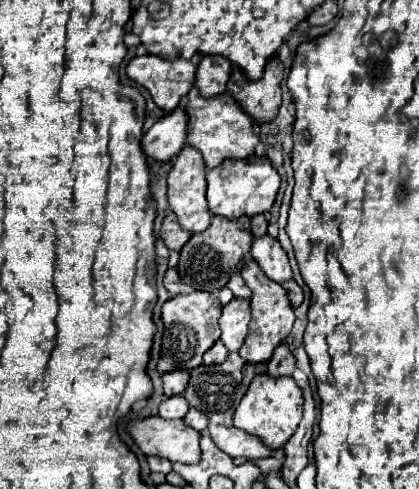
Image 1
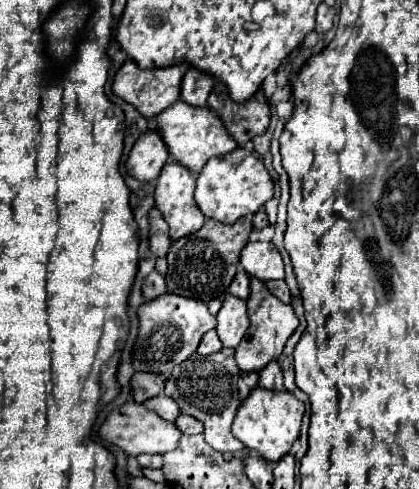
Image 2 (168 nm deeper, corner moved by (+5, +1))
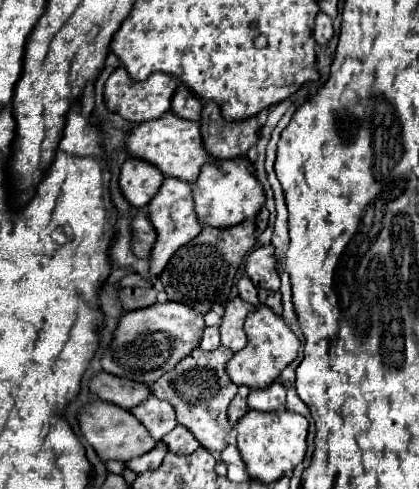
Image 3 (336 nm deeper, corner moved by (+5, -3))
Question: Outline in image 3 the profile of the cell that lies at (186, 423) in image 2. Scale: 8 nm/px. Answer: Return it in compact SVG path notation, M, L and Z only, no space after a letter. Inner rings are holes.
M177 425L171 433L165 435L163 443L175 451L175 453L183 453L183 455L189 455L193 453L197 447L199 447L199 441L195 439L195 435L191 435L191 431L187 431L183 425Z

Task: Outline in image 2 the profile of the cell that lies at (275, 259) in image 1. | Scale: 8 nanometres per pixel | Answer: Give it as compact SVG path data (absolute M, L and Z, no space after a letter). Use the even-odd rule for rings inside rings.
M249 241L247 247L241 251L241 265L245 271L261 281L269 279L283 279L283 259L281 253L273 243Z

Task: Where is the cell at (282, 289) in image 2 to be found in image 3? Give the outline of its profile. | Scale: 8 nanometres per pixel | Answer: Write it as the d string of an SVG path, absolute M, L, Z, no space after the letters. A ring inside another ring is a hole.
M259 289L259 299L261 299L261 303L269 305L273 311L277 311L277 313L283 311L283 305L281 305L281 293L279 293L279 291Z

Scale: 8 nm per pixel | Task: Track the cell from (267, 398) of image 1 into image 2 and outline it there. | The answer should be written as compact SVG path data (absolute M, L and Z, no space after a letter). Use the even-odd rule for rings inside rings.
M257 387L251 391L251 395L243 401L243 405L237 411L233 423L233 435L247 449L257 451L265 461L277 463L283 455L289 453L295 439L299 437L303 413L305 413L303 403L295 399L289 391L281 391L279 395L267 395L267 391L259 391Z

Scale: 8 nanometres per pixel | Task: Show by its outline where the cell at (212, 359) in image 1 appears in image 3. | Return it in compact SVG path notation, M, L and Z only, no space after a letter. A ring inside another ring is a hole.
M205 327L205 333L203 333L199 347L203 351L215 351L219 345L221 345L219 343L219 327Z

